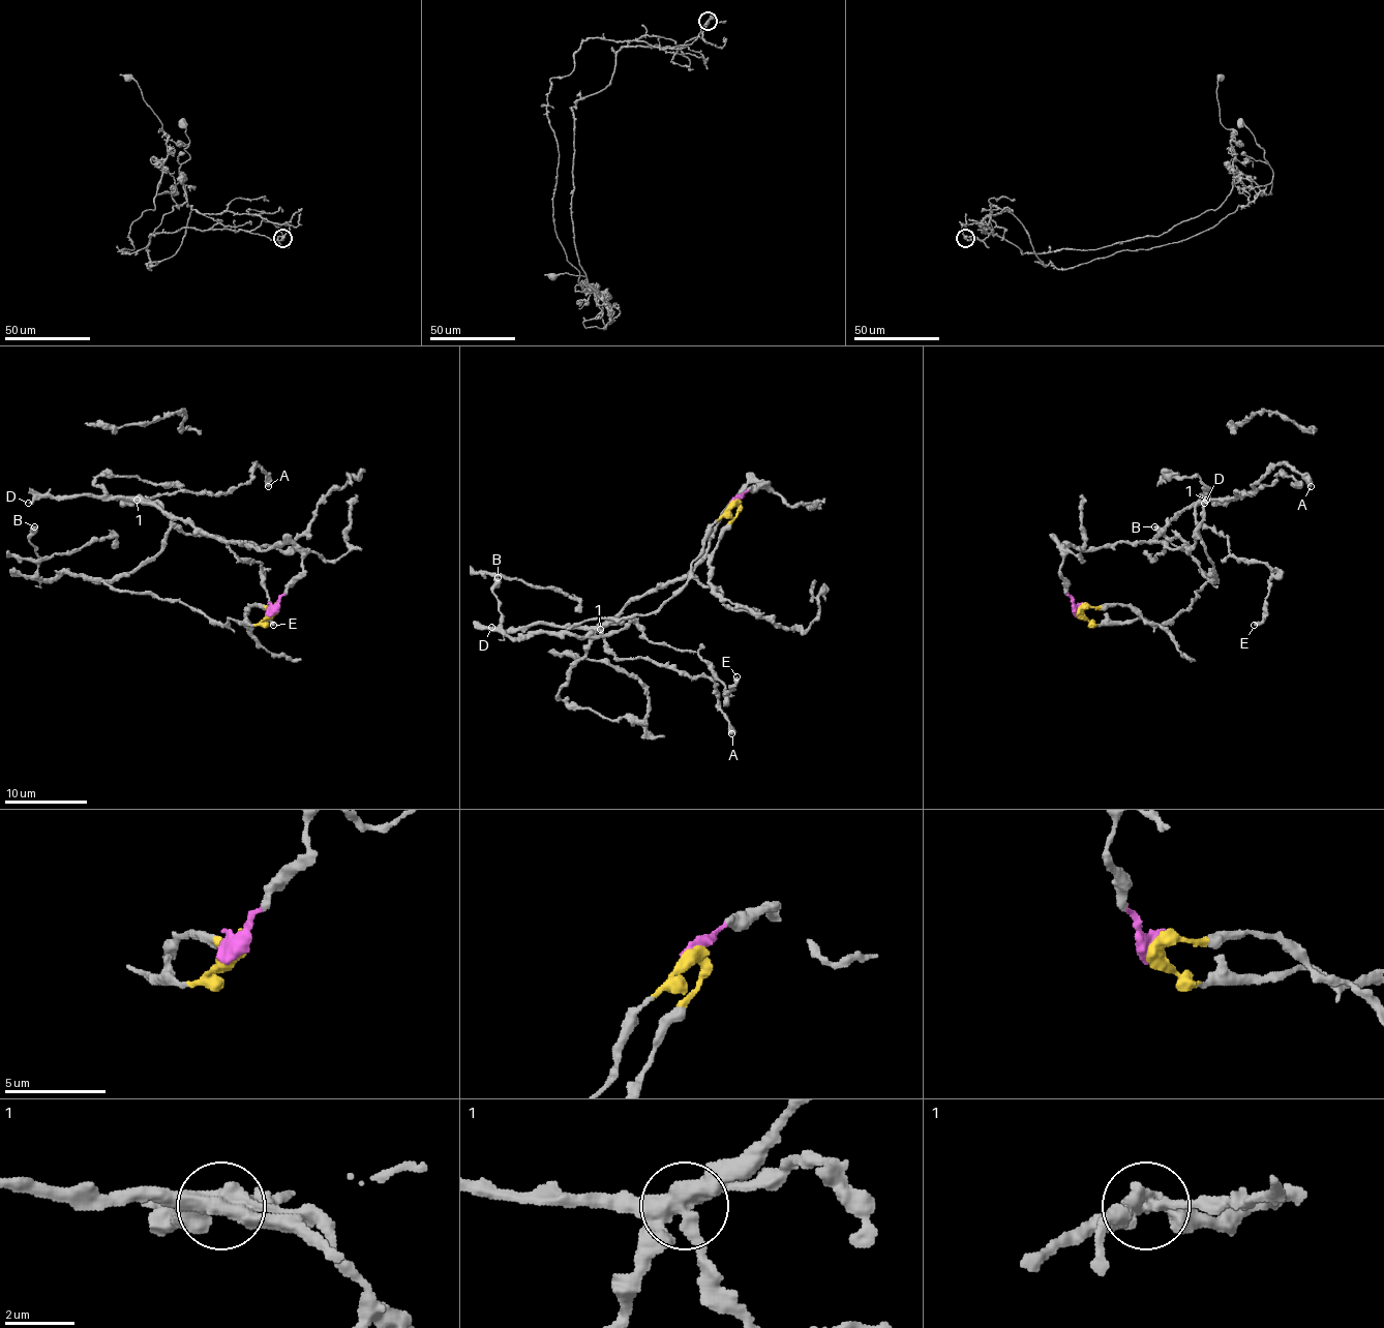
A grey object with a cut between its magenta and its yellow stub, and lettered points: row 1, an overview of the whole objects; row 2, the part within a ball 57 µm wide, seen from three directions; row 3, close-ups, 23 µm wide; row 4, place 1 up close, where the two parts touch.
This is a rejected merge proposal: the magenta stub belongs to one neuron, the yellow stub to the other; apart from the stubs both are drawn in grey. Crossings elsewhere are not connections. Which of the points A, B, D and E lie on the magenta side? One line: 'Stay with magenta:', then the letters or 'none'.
Stay with magenta: A, D

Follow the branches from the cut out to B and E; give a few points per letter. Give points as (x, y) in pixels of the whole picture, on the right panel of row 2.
B: (1079, 613), (1095, 624), (1166, 624), (1193, 601), (1210, 576), (1214, 578), (1153, 525)
E: (1079, 613), (1166, 624), (1214, 574), (1199, 534), (1212, 527), (1270, 570), (1254, 626)

